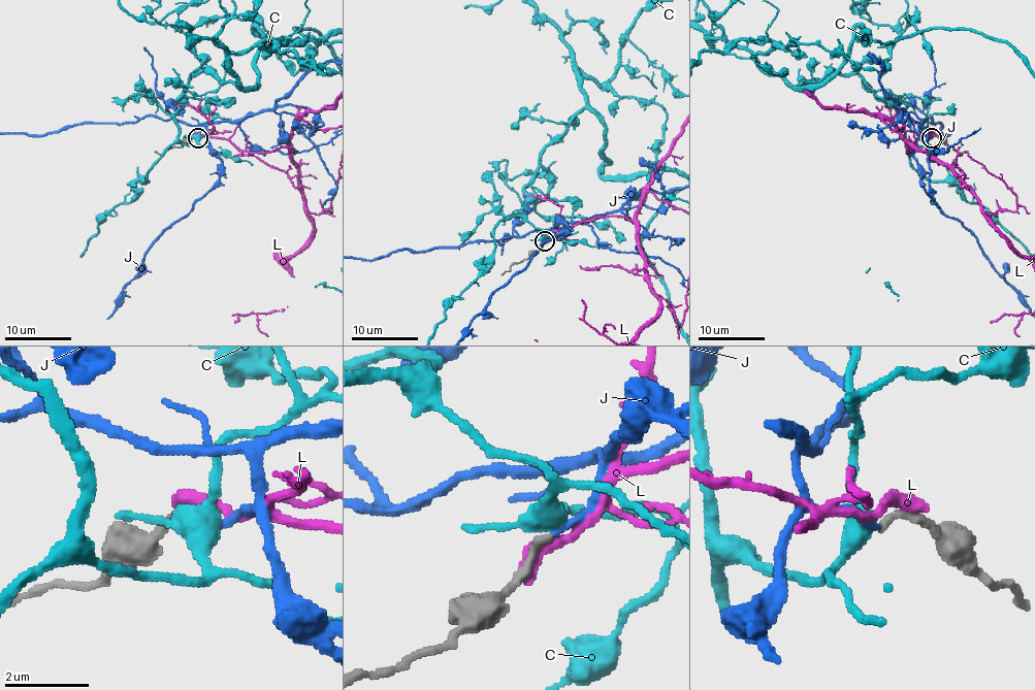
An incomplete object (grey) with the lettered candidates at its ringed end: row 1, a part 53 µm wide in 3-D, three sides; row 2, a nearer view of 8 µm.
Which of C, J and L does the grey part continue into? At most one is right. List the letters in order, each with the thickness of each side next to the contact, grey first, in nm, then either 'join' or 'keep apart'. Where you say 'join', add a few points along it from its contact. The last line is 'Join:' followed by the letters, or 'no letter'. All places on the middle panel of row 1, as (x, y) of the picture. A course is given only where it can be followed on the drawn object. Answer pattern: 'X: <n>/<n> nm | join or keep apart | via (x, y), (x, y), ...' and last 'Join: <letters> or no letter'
C: 190/400 nm | keep apart
J: 180/160 nm | join
L: 280/440 nm | keep apart
Join: J

